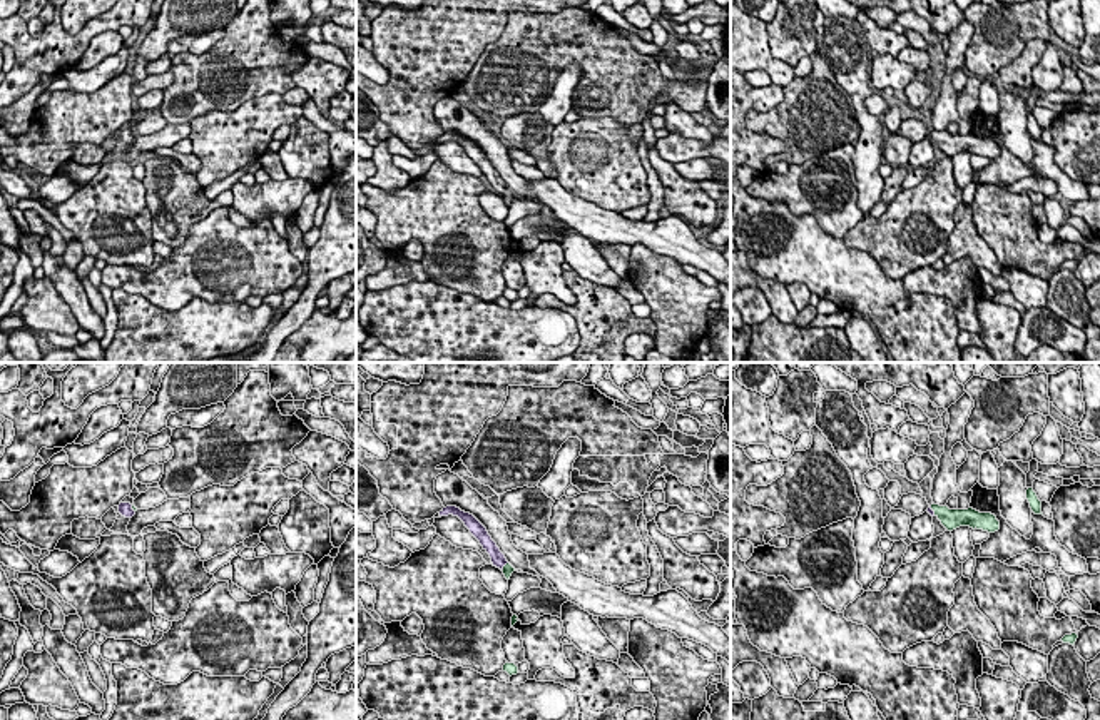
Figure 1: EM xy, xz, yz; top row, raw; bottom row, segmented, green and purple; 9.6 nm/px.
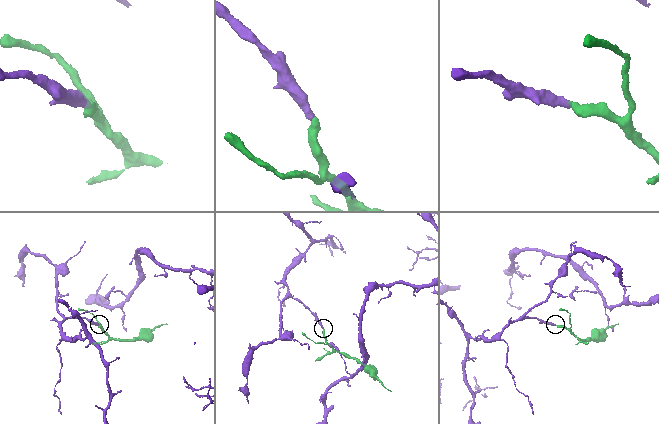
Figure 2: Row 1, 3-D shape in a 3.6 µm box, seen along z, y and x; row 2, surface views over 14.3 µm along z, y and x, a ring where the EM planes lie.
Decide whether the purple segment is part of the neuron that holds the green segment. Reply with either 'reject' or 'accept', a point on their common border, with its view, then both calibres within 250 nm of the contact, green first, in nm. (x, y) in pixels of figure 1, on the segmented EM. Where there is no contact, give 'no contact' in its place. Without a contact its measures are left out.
accept | yz (933, 510) | 190/50 nm

